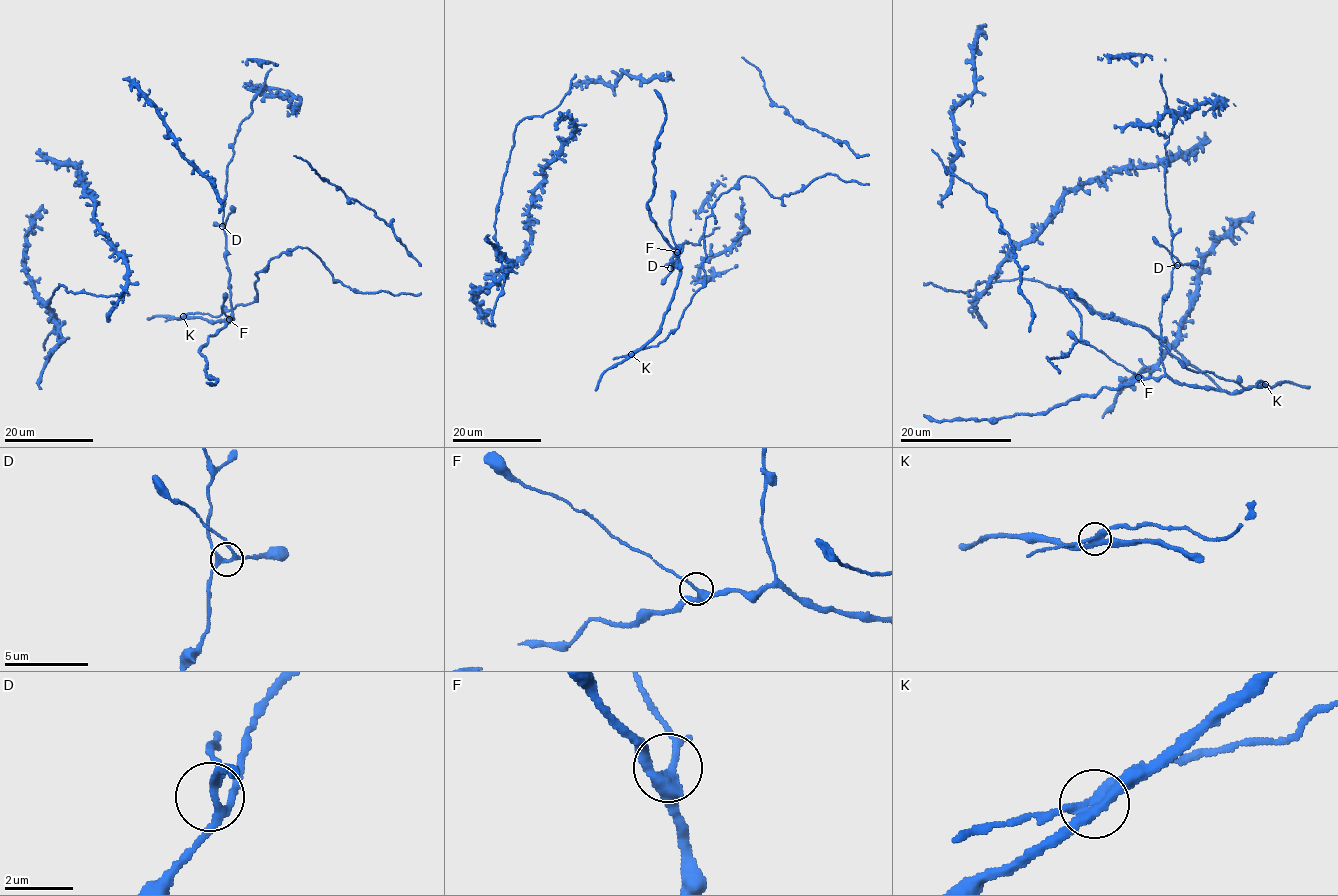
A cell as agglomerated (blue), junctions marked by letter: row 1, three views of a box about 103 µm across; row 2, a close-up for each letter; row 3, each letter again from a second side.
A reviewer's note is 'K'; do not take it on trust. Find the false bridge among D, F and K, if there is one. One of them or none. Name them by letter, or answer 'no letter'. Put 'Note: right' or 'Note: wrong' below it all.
K
Note: right

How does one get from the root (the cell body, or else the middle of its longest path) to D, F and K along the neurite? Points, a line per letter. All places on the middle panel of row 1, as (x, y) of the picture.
D: (649, 340), (660, 327), (679, 275), (677, 260), (670, 268)
F: (649, 340), (660, 327), (680, 274), (677, 252)
K: (649, 340), (631, 354)

